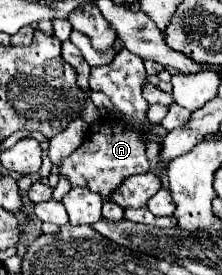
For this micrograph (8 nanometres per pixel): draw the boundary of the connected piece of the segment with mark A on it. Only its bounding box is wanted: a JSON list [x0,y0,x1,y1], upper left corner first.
[59,50,163,200]

